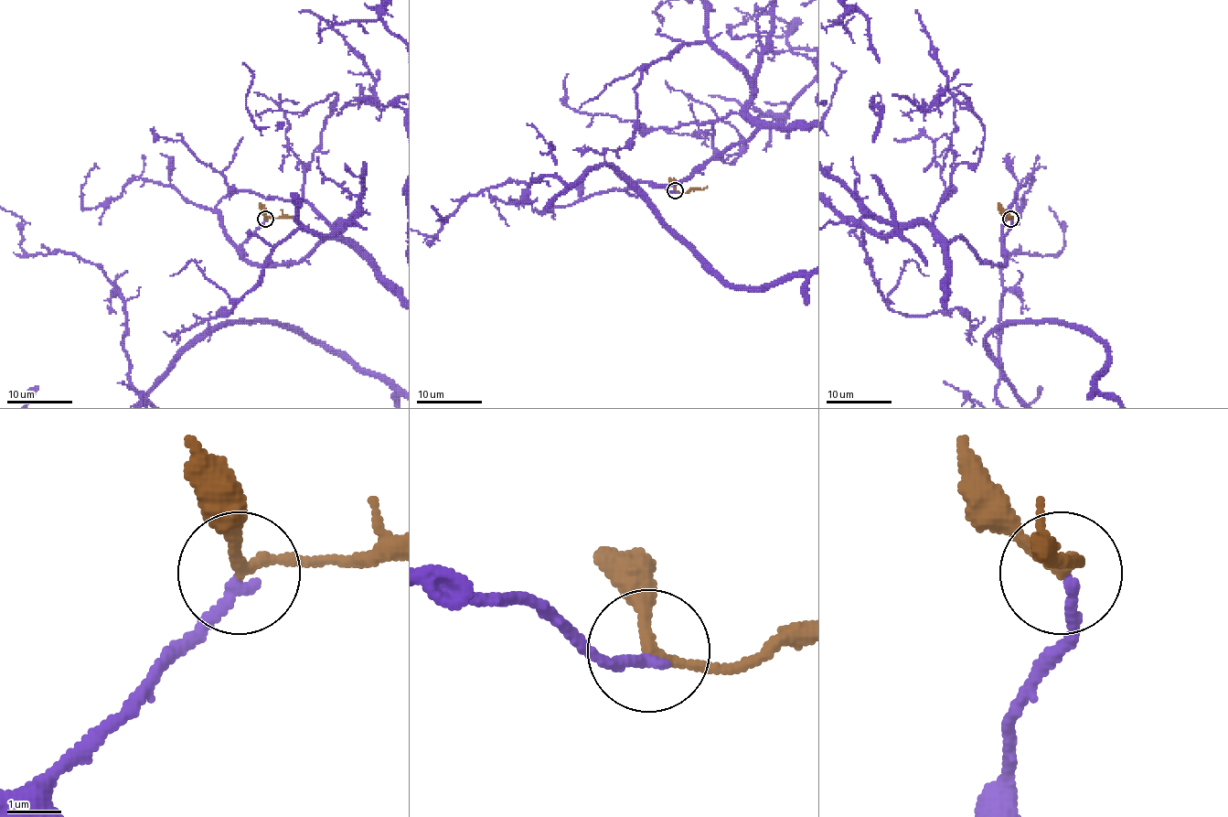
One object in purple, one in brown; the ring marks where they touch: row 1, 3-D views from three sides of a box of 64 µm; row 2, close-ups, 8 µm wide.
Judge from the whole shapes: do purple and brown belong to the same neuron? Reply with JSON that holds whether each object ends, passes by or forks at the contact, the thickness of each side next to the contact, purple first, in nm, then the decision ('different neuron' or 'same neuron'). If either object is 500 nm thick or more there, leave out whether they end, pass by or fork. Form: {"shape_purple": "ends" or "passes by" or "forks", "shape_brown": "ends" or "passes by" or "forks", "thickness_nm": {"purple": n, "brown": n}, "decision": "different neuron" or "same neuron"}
{"shape_purple": "ends", "shape_brown": "passes by", "thickness_nm": {"purple": 200, "brown": 190}, "decision": "same neuron"}

